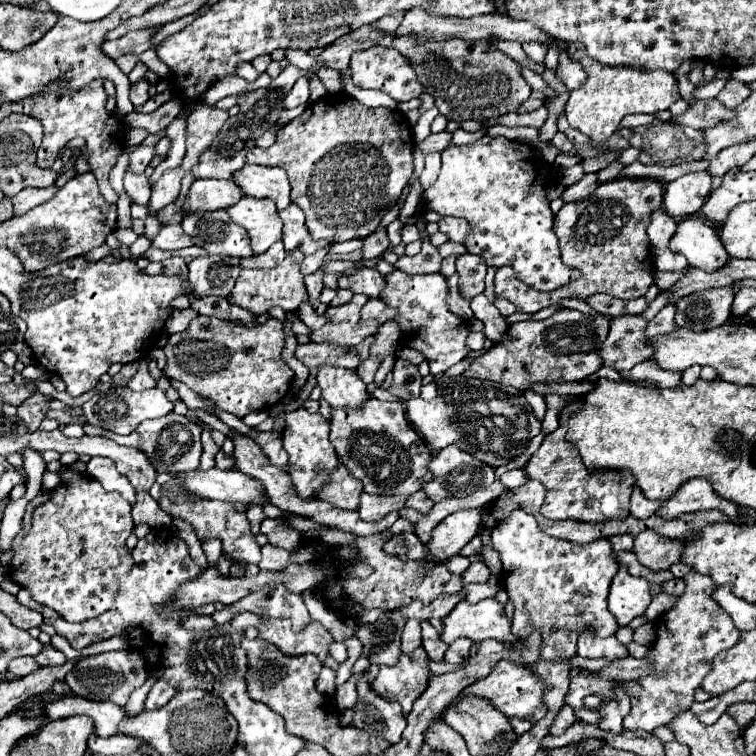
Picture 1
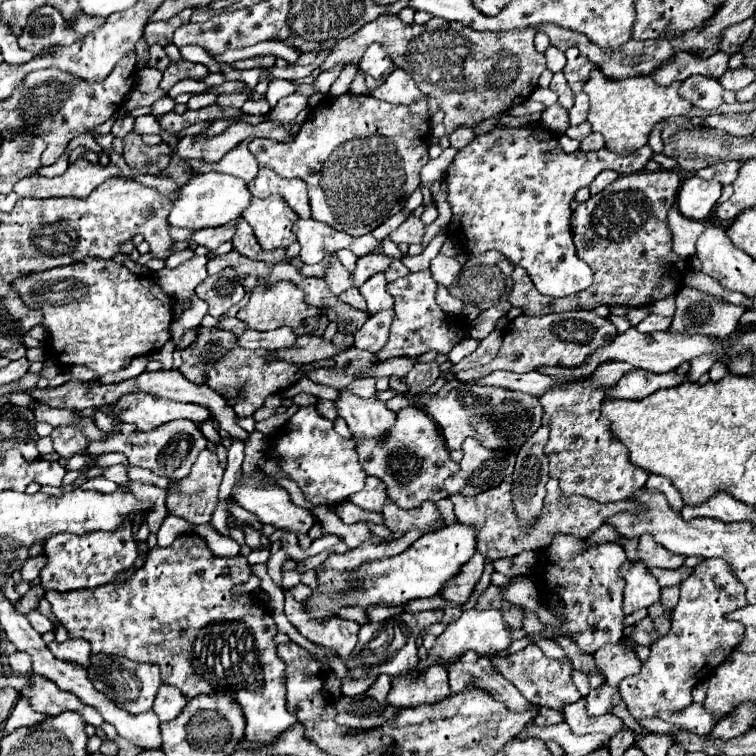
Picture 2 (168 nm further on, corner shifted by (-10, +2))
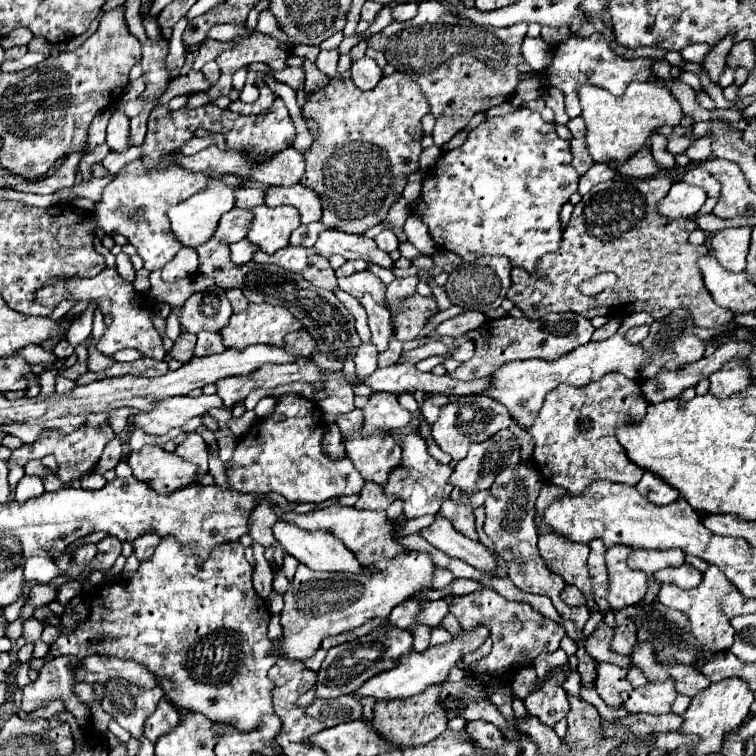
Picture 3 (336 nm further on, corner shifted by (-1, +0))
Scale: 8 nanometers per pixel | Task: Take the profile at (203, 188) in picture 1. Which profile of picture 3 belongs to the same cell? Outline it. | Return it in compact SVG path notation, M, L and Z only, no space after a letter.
M211 180L211 182L207 182L207 186L201 192L193 194L185 202L179 202L179 204L171 206L167 210L167 216L171 220L171 230L177 236L177 240L183 246L195 248L195 246L207 242L213 236L213 232L215 232L215 228L219 224L219 218L225 212L229 212L233 206L235 206L235 188L229 186L229 184L225 184L225 182L219 182L219 180L213 182Z

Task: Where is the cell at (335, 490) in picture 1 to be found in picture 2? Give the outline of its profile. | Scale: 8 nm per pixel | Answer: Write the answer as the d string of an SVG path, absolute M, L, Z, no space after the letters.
M374 476L366 478L364 490L350 496L350 502L354 502L356 506L360 506L364 510L372 510L372 512L380 512L380 508L384 506L386 500L388 500L388 492L384 488L384 482L376 480Z

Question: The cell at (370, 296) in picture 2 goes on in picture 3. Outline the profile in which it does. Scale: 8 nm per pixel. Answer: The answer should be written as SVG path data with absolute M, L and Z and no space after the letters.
M365 294L361 300L361 306L365 308L367 316L369 316L369 328L373 334L373 344L377 346L379 352L383 352L387 348L389 336L391 336L391 324L389 324L389 310L385 310L385 306L379 306L371 294Z

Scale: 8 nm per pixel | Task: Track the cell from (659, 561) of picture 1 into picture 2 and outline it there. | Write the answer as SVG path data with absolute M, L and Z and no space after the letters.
M650 534L640 536L638 552L648 568L680 568L684 564L684 558L668 552L664 546L656 544Z

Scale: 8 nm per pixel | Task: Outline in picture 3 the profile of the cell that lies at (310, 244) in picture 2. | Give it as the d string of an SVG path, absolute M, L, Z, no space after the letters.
M323 230L315 242L315 254L321 254L325 258L333 254L341 254L345 260L369 260L373 264L379 264L383 268L391 268L393 260L387 252L379 250L375 240L357 236L357 234L343 234L335 230Z

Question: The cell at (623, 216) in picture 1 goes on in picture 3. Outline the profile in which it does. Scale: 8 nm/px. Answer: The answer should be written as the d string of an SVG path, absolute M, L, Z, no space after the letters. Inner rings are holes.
M655 174L645 180L615 178L593 186L575 206L559 250L539 262L545 280L539 282L527 272L513 268L507 298L531 320L549 312L577 312L585 318L625 318L641 310L649 310L657 320L679 306L687 306L695 318L695 326L715 328L731 322L733 312L717 306L711 294L707 294L703 278L699 278L695 258L705 254L707 246L687 242L689 234L697 228L695 220L671 220L657 212L657 204L669 192L671 184L673 180L667 174ZM603 272L615 272L619 282L595 296L585 296L579 290L581 282Z

